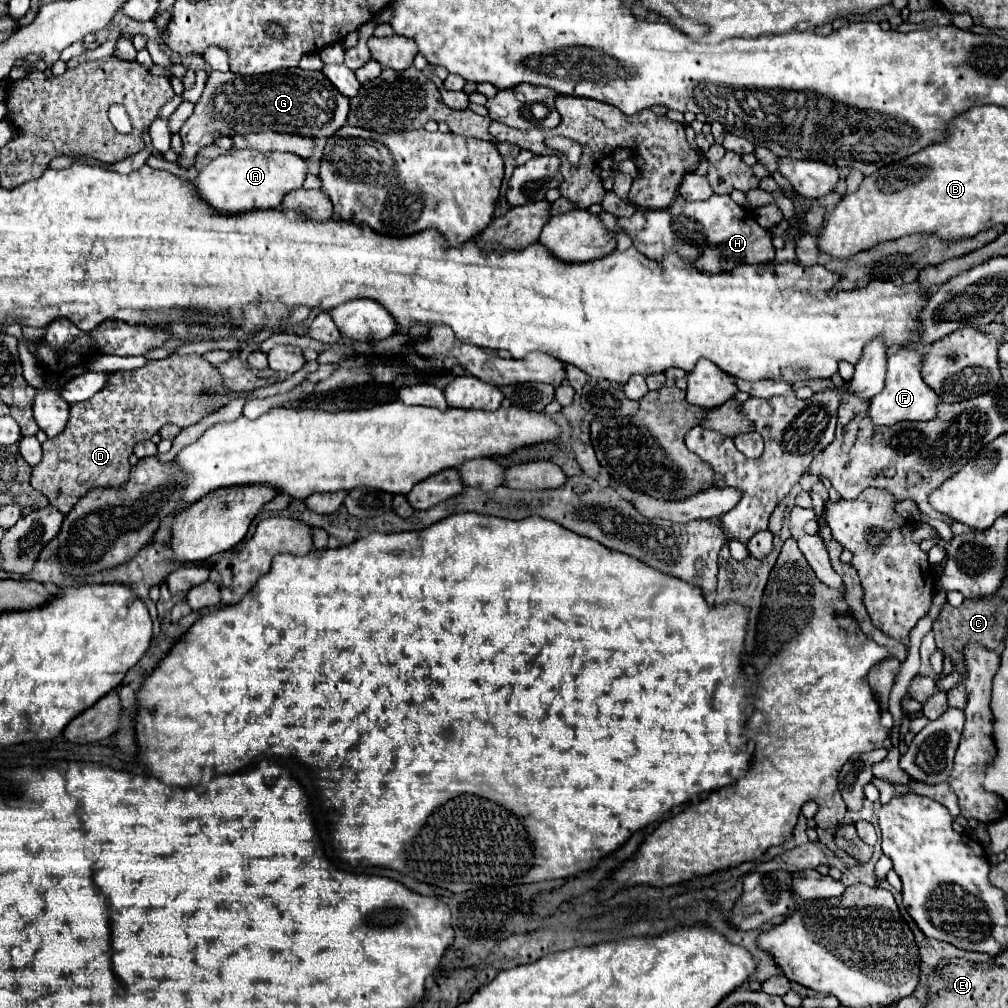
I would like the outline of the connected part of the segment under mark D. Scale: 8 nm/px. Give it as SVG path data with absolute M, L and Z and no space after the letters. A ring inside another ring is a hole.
M172 354L164 360L150 360L144 368L112 372L106 386L88 402L70 404L70 418L66 428L42 444L42 462L34 466L30 484L42 492L54 508L62 514L68 514L76 502L94 488L122 488L130 476L128 458L134 452L134 446L142 440L150 440L162 426L176 424L180 428L198 424L202 418L214 414L230 400L230 390L222 382L222 374L200 354Z

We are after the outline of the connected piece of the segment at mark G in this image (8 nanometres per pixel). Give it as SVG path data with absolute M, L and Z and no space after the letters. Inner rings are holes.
M288 68L284 72L262 76L210 72L206 88L196 102L194 114L180 128L184 150L178 164L182 168L190 168L198 150L210 146L218 136L274 130L308 138L328 138L346 124L348 108L350 100L336 92L336 86L322 72L306 72L302 68Z

